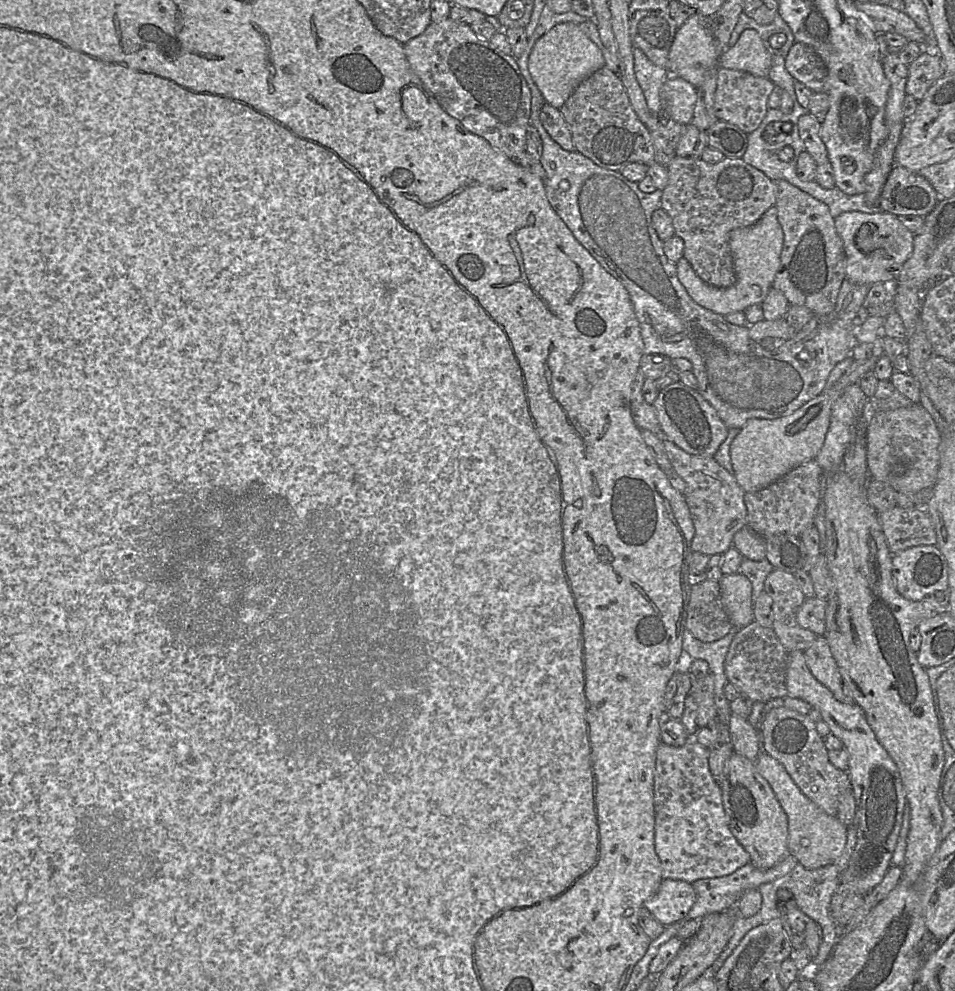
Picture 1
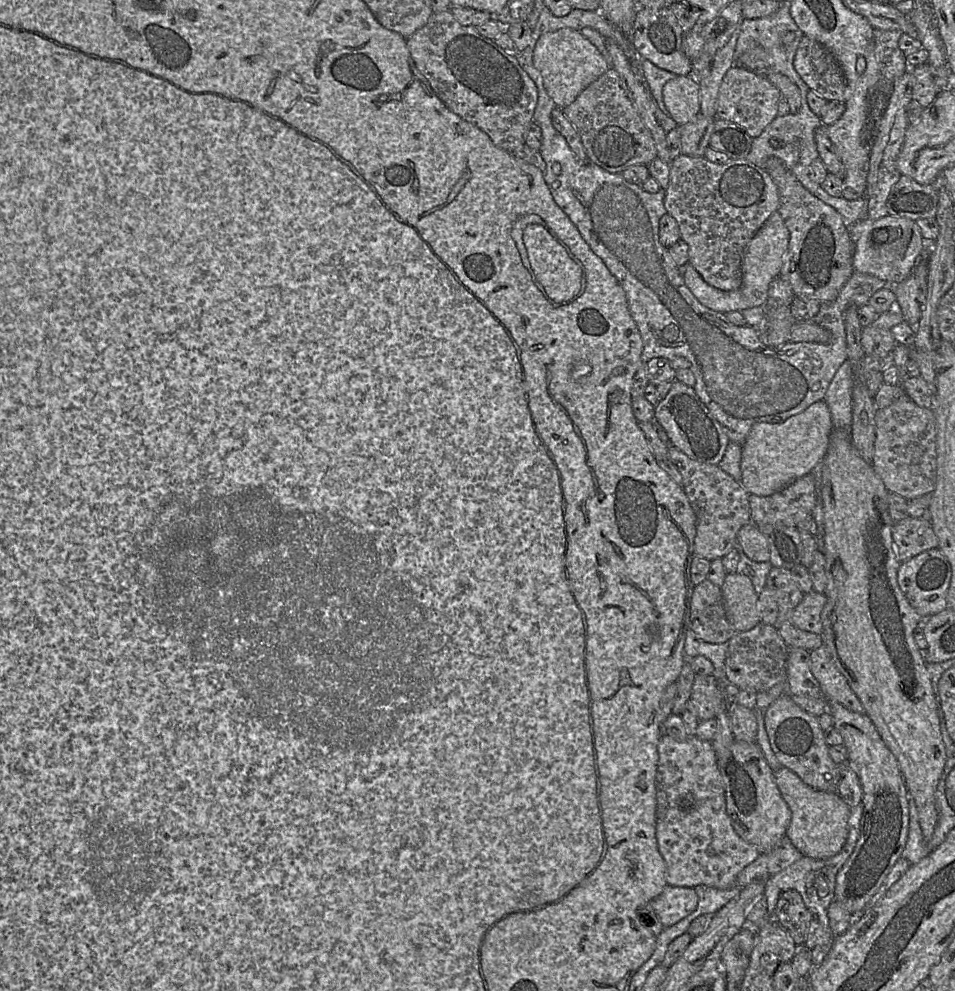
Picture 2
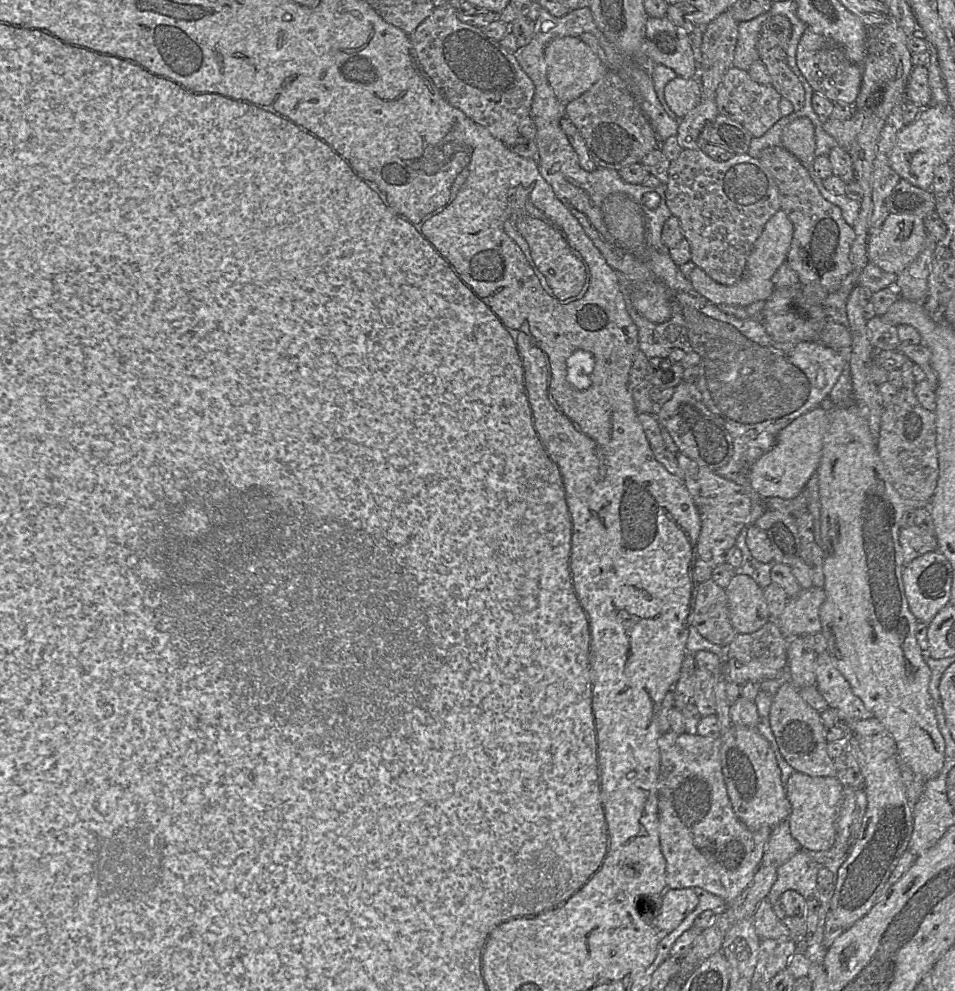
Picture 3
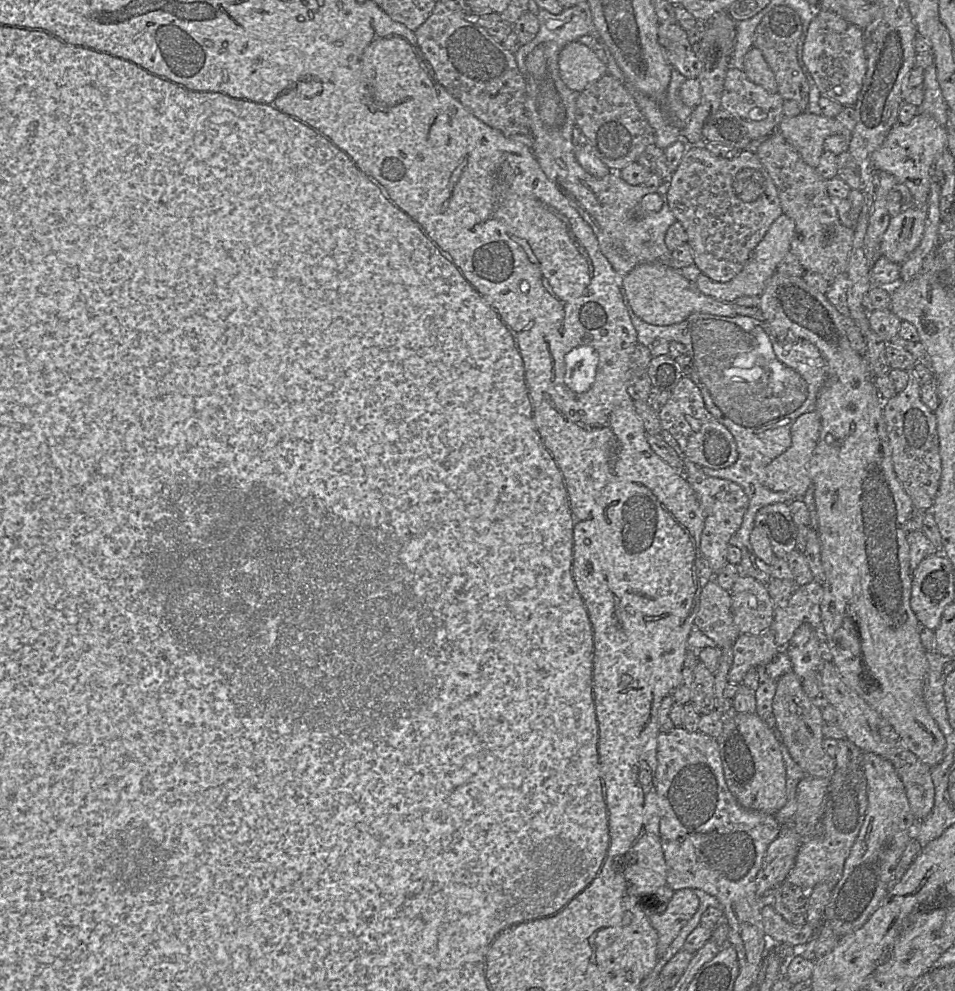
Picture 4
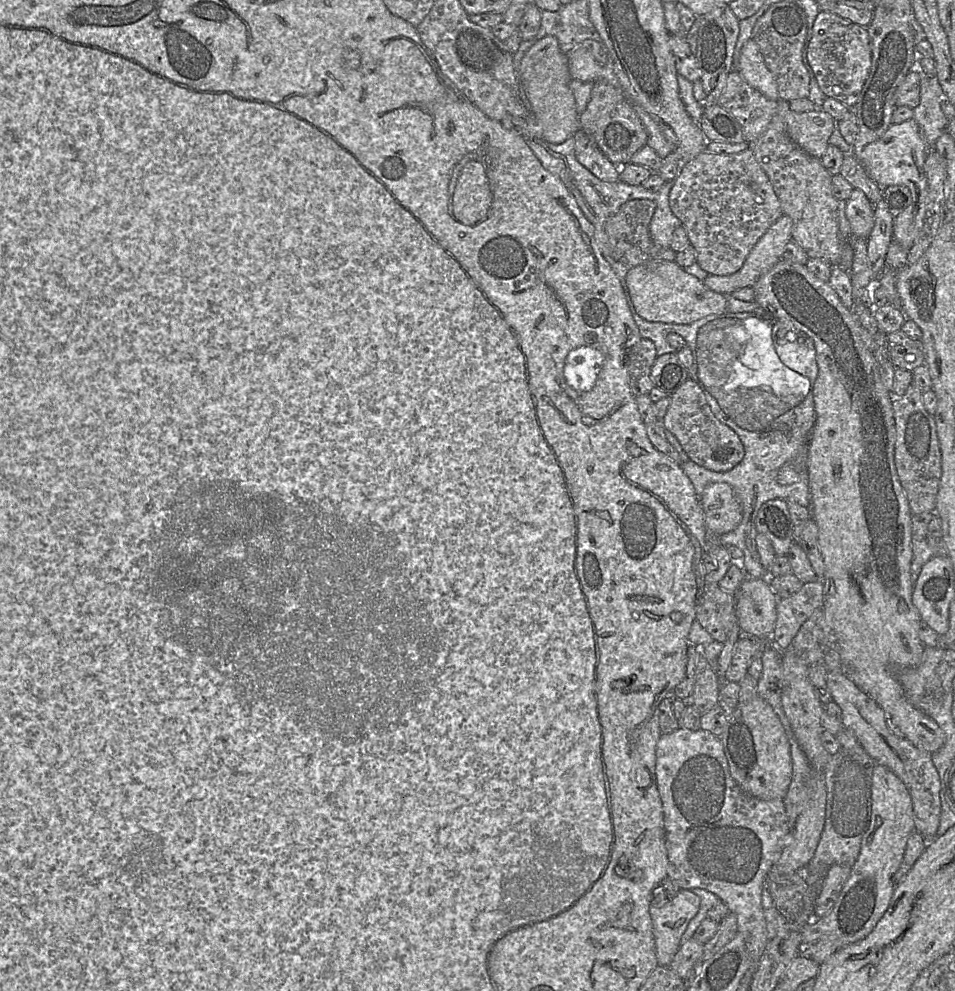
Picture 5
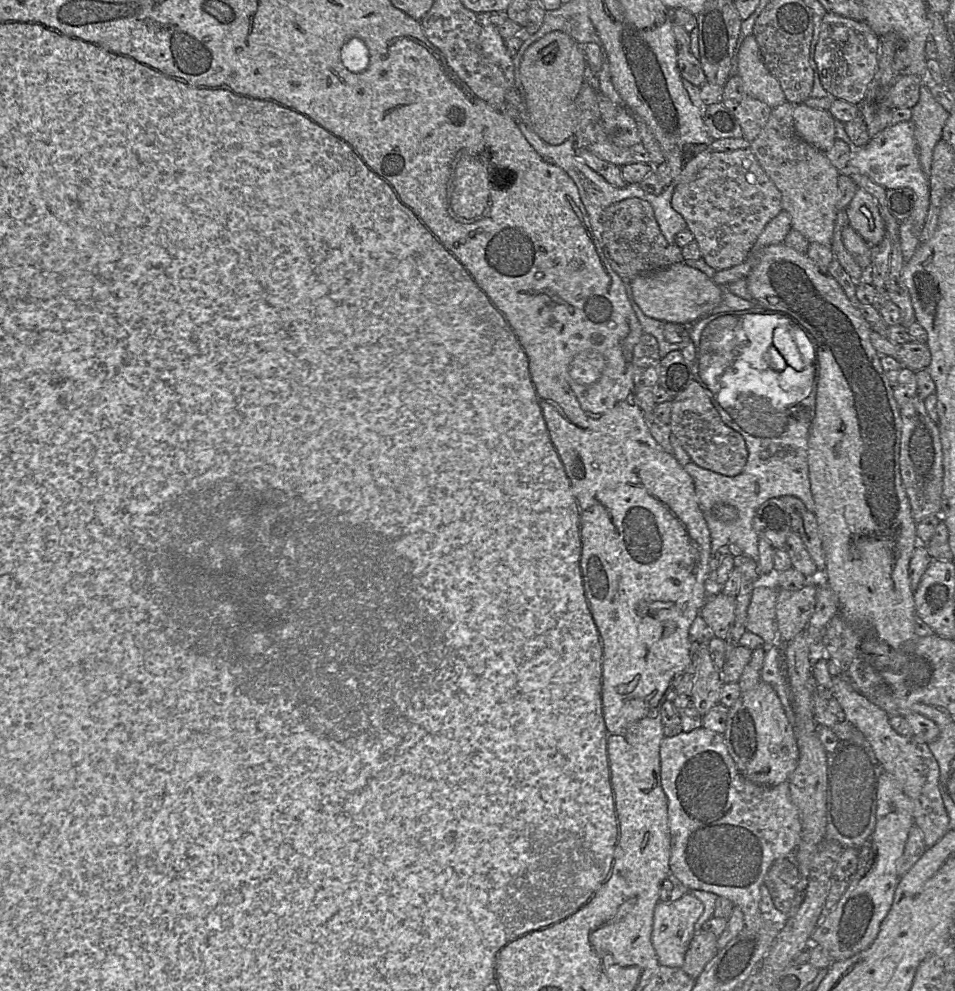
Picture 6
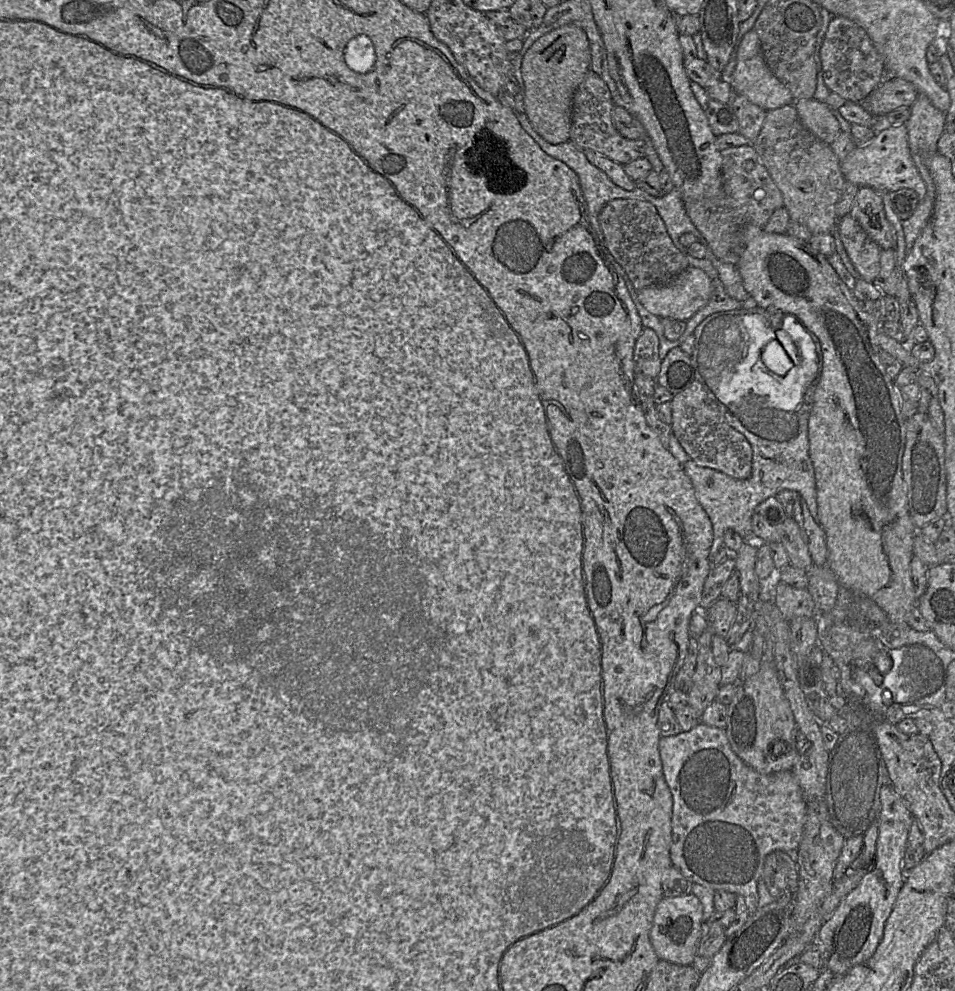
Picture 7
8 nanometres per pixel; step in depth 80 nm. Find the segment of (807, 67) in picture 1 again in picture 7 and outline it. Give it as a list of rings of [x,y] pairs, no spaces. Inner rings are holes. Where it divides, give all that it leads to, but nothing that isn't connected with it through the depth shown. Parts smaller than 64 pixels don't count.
[[[834,16],[820,48],[823,80],[827,88],[848,102],[860,103],[885,78],[885,66],[866,31],[843,16]]]

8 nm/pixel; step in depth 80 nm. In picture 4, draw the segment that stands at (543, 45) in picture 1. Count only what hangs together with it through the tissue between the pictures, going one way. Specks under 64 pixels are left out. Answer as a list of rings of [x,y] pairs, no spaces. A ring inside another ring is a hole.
[[[576,41],[567,44],[558,58],[560,78],[572,91],[581,93],[608,74],[608,69],[595,53]]]

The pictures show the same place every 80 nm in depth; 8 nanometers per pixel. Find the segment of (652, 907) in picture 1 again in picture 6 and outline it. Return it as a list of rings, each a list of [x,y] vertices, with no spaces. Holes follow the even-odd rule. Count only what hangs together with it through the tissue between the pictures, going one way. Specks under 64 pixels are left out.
[[[690,892],[673,902],[659,902],[654,910],[651,942],[660,965],[681,968],[686,951],[695,935],[695,923],[703,913],[703,904]]]

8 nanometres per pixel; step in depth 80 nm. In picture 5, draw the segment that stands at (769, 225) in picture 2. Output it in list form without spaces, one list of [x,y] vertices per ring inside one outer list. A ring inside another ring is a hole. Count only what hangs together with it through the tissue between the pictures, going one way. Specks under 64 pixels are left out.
[[[782,214],[757,241],[740,270],[730,275],[709,274],[703,283],[725,296],[744,287],[753,287],[764,273],[782,259],[785,247],[792,239],[792,226],[791,217]]]

